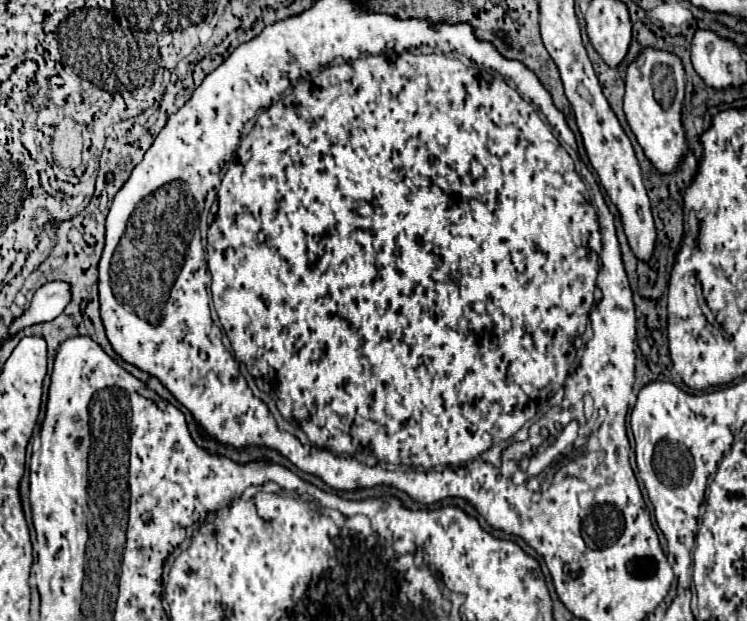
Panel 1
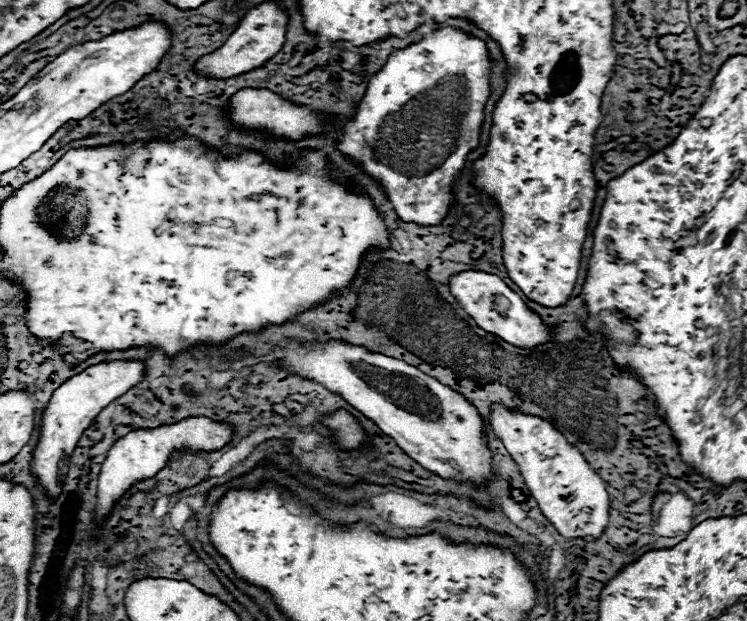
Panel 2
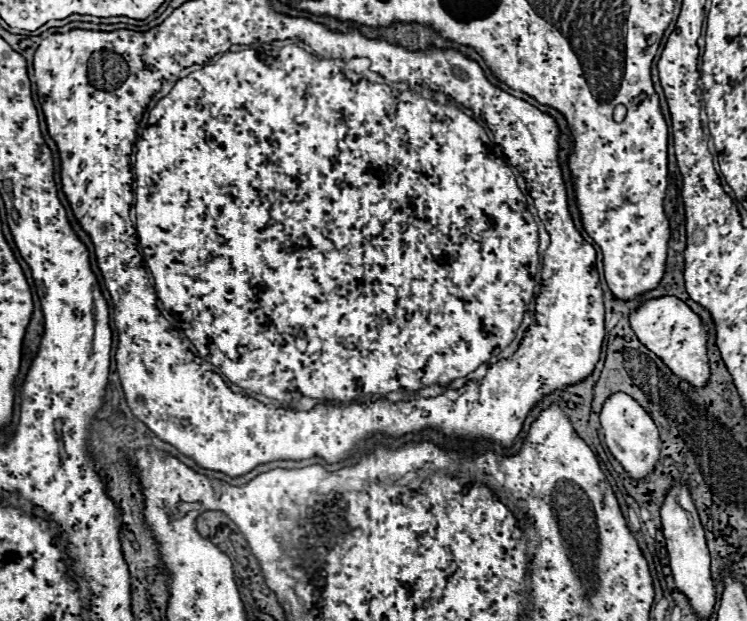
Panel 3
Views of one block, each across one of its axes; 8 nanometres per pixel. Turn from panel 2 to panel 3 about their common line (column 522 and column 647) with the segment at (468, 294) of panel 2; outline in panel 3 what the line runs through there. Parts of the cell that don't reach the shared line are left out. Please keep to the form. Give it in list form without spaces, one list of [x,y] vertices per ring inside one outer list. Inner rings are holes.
[[[660,296],[646,300],[634,314],[630,314],[630,326],[636,332],[638,340],[656,356],[668,364],[672,374],[696,388],[702,388],[710,380],[710,362],[708,362],[708,332],[704,330],[702,318],[674,296]]]

